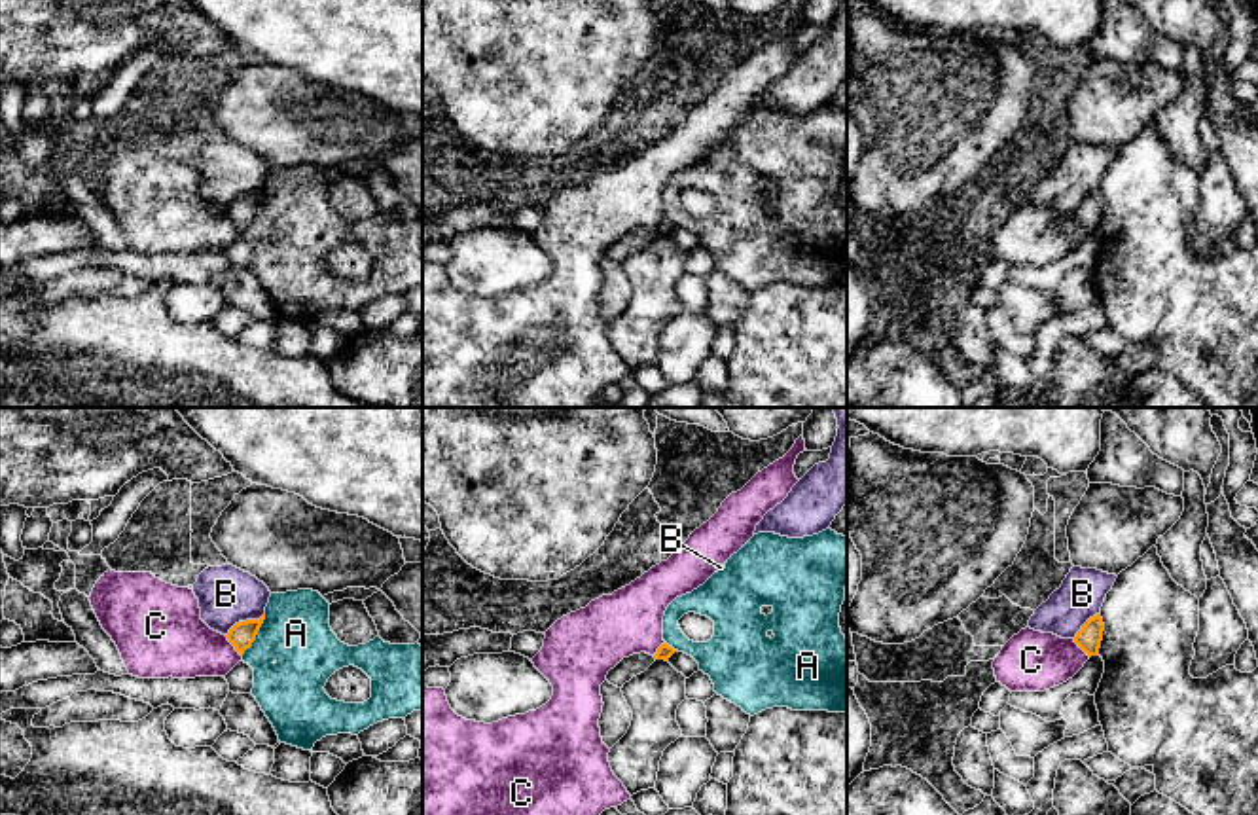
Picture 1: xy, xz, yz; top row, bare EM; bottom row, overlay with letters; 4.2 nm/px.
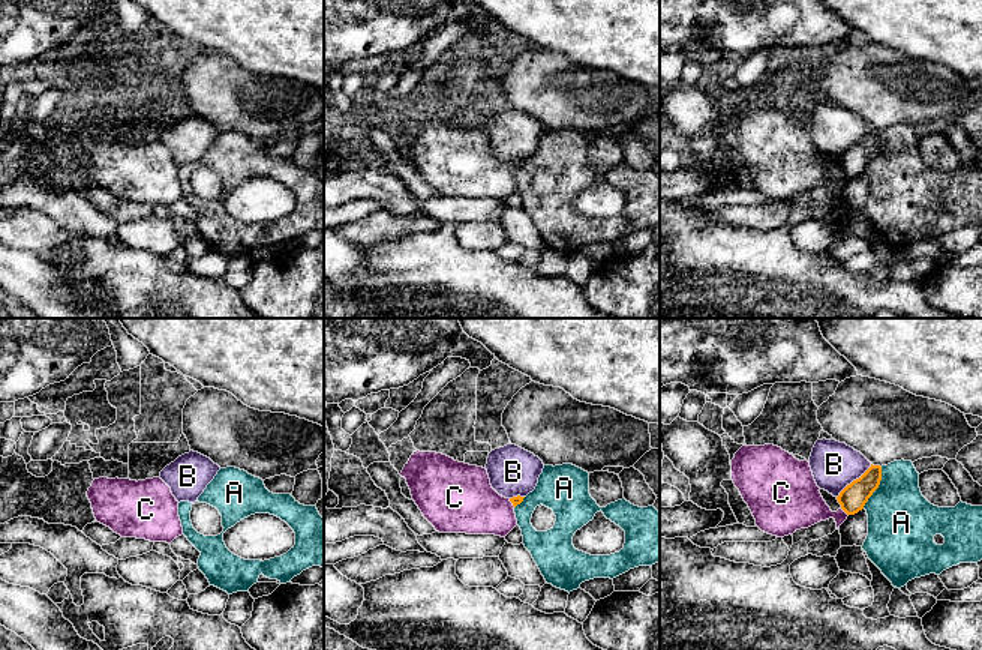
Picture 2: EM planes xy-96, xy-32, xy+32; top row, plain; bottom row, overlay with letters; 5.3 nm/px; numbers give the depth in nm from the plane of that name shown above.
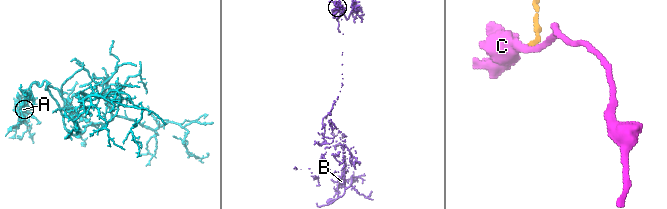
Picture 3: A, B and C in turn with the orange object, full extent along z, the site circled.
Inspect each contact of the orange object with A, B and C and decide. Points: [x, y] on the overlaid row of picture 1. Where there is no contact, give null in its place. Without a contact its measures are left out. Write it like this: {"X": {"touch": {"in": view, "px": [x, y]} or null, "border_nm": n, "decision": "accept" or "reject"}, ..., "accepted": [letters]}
{"A": {"touch": {"in": "xy", "px": [256, 633]}, "border_nm": 200, "decision": "reject"}, "B": {"touch": {"in": "xy", "px": [243, 622]}, "border_nm": 190, "decision": "reject"}, "C": {"touch": {"in": "xy", "px": [233, 645]}, "border_nm": 120, "decision": "reject"}, "accepted": []}

